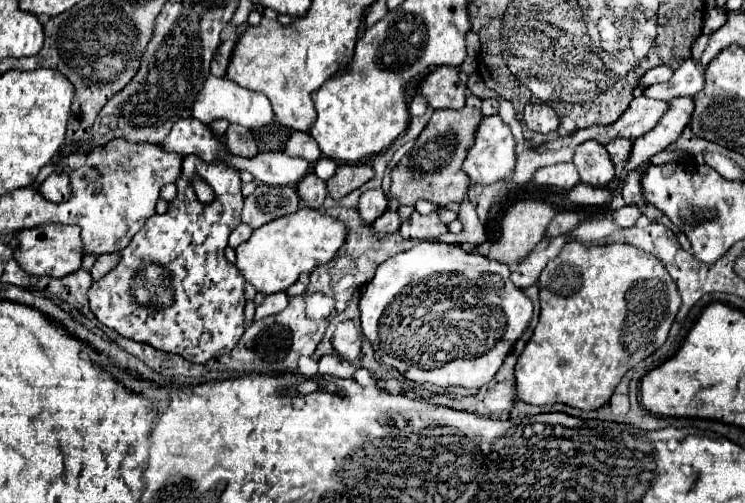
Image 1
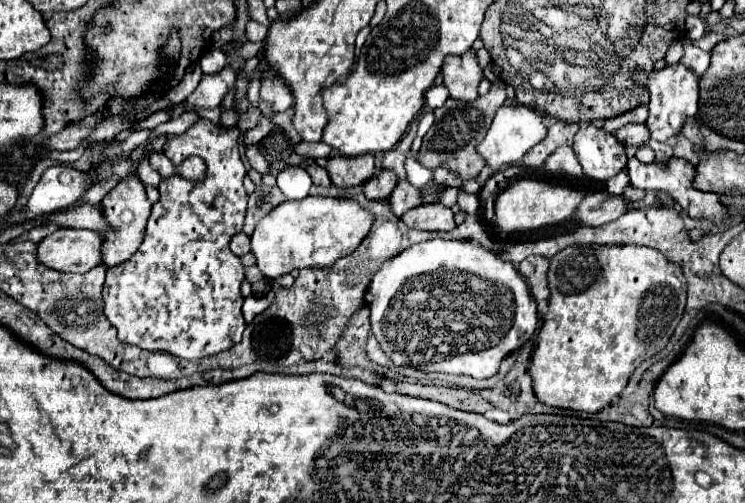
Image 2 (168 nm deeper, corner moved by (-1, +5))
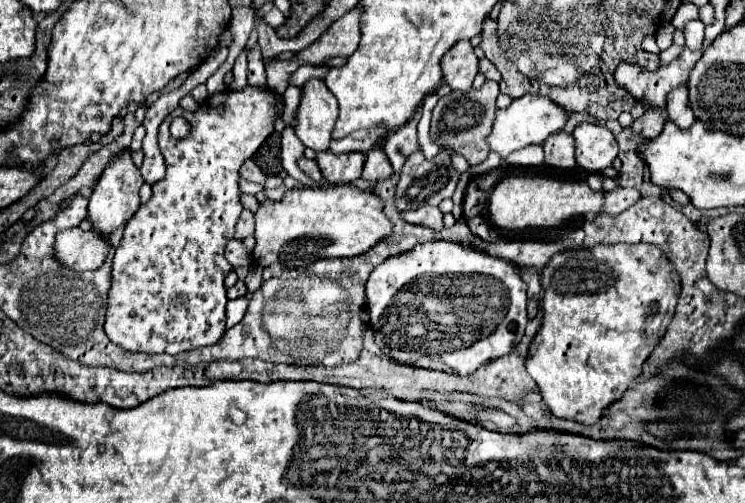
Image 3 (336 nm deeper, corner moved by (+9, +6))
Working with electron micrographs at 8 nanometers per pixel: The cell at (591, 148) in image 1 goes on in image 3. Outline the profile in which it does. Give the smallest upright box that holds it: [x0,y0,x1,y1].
[574,122,618,172]

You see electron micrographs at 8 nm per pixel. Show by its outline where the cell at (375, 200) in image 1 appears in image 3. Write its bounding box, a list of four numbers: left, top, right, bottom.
[362,146,392,182]

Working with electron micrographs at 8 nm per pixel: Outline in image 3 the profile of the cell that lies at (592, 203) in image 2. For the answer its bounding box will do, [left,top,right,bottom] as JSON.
[604,188,640,214]

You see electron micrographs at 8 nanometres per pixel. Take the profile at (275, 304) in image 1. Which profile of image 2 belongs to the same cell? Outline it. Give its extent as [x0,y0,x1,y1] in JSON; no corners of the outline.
[242,291,274,323]

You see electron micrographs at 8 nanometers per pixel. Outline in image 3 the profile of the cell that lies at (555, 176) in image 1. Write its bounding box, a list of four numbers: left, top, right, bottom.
[542,132,574,168]

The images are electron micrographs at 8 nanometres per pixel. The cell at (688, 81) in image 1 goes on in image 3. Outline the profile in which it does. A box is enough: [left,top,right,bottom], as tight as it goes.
[684,20,704,50]

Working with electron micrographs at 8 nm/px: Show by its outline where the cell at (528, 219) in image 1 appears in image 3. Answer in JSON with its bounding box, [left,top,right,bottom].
[490,178,604,230]

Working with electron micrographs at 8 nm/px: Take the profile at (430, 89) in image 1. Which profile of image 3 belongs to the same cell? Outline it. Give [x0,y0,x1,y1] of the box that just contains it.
[442,40,478,92]

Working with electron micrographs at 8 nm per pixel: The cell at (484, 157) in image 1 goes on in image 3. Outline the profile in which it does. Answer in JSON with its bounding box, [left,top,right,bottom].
[488,94,570,158]

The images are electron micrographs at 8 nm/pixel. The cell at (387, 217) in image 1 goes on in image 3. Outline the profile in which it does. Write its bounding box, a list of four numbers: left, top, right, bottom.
[396,150,460,212]

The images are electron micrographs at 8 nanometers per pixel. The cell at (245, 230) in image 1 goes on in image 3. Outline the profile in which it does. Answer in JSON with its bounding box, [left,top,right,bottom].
[226,240,252,266]

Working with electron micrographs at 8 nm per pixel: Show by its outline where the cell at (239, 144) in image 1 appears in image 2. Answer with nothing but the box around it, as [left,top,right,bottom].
[246,145,268,173]

